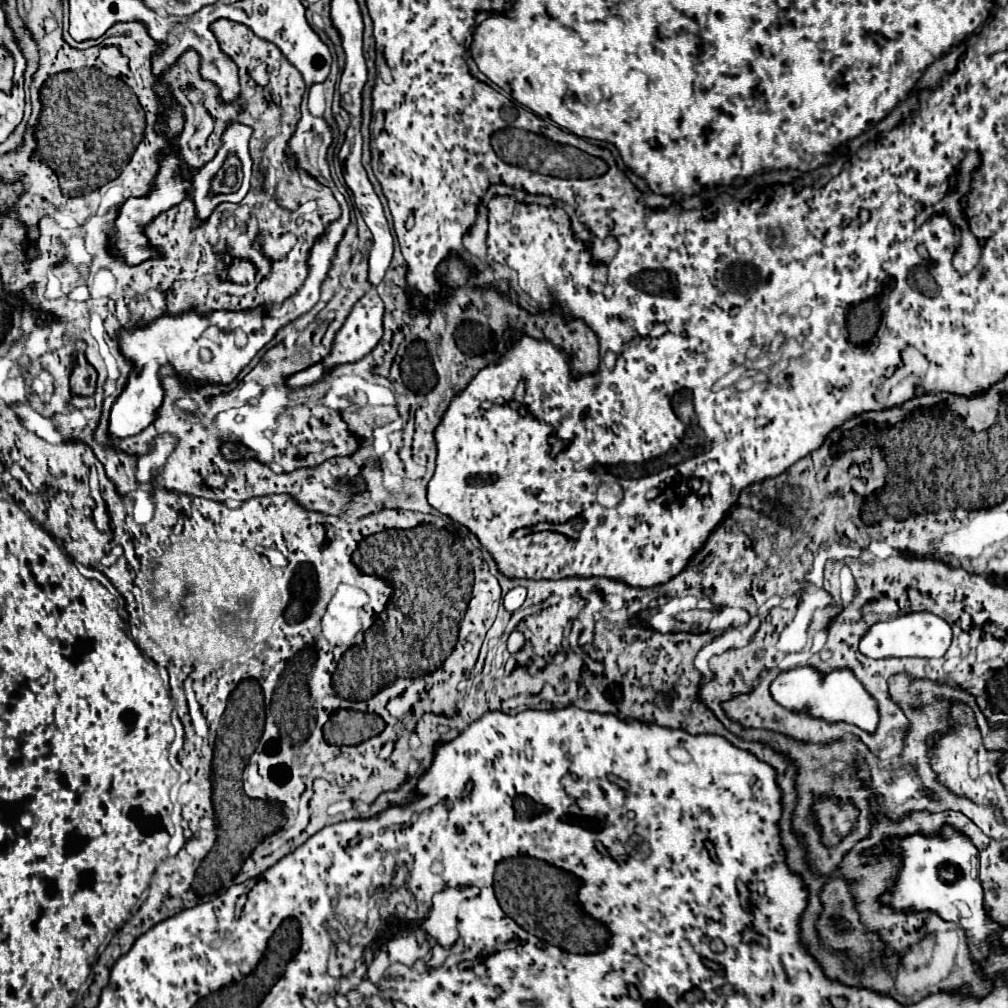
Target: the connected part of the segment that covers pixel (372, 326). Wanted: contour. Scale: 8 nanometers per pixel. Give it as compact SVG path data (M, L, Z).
M364 295L364 297L352 307L352 311L350 311L350 315L346 317L342 329L336 333L334 345L332 345L330 353L328 353L322 361L310 365L308 369L302 369L302 371L292 373L290 377L286 377L286 381L284 381L286 387L290 387L290 389L308 387L308 385L312 385L312 383L316 383L316 381L322 381L322 379L328 375L328 371L332 371L332 369L338 367L338 365L356 363L356 361L364 359L364 357L378 345L378 341L382 339L382 333L384 333L382 317L384 317L384 303L382 303L382 299L380 299L380 297Z

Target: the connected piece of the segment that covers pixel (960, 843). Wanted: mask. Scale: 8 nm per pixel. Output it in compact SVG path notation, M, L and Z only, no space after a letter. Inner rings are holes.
M944 827L944 833L942 833L940 837L926 839L926 837L914 835L914 837L902 839L902 843L896 843L896 841L894 841L894 843L892 843L892 849L898 851L898 853L904 857L904 869L900 871L900 877L898 877L896 887L894 887L894 893L892 893L892 895L884 895L884 897L882 897L882 903L892 905L892 907L896 907L896 909L906 909L906 907L916 909L916 911L930 909L930 911L936 911L942 919L948 919L948 921L956 919L956 921L960 923L960 927L964 927L964 929L968 931L972 957L974 957L974 959L986 957L992 947L986 947L986 945L984 945L984 939L986 939L986 935L988 935L990 931L998 929L998 925L994 925L994 923L990 923L990 921L986 919L986 911L984 911L984 907L982 907L982 887L980 887L980 883L978 883L978 879L976 879L978 849L970 843L970 839L964 837L964 835L960 835L960 833L956 833L956 831L952 831L950 827ZM942 863L954 863L954 867L944 867L944 869L940 869ZM940 877L942 877L944 881L952 881L952 879L954 879L954 881L952 881L952 883L944 883ZM956 901L968 903L968 907L970 907L970 911L972 911L972 917L966 917L966 919L960 917L960 913L958 913L958 909L956 909Z

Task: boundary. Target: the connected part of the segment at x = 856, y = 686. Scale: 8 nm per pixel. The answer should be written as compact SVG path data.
M810 665L790 669L780 673L770 683L770 695L778 705L792 713L808 713L810 717L824 719L826 723L844 721L864 729L870 735L876 733L876 727L880 723L876 699L866 691L866 687L856 679L856 675L850 669L834 669L830 673L822 673Z

